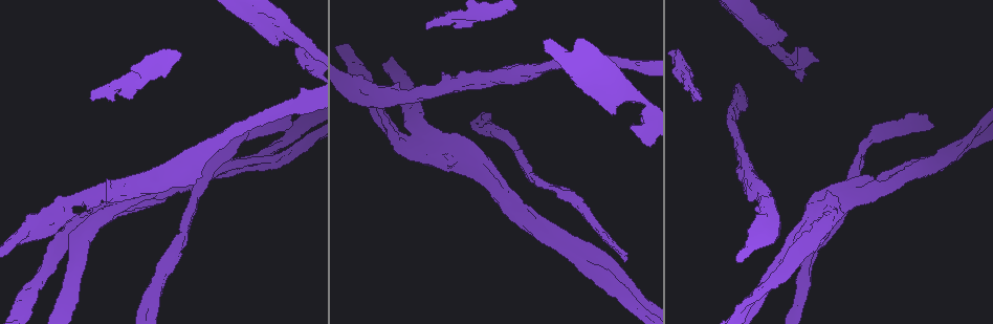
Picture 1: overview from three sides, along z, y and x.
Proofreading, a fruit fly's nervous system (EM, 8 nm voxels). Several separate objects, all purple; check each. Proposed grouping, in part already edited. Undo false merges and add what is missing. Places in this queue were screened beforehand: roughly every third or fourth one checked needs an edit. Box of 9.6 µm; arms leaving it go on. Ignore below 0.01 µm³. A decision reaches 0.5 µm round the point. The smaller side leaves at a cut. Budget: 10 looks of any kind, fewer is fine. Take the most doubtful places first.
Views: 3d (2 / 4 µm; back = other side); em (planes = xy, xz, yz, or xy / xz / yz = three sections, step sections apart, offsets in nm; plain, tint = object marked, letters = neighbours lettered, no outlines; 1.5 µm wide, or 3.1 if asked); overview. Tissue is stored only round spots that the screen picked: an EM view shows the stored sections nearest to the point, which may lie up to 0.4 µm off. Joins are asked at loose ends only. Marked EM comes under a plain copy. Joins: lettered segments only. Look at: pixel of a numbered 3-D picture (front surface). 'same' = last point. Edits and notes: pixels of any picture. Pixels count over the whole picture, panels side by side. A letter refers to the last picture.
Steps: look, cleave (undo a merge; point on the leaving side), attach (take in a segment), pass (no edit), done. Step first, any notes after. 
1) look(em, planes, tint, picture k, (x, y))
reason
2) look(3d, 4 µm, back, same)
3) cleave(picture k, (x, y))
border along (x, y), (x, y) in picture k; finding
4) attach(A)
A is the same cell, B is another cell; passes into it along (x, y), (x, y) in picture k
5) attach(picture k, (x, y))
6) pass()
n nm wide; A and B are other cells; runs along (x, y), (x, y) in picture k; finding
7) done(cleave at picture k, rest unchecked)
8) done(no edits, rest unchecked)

look(em, planes, letters, picture 1, (90, 97))
branch stops here

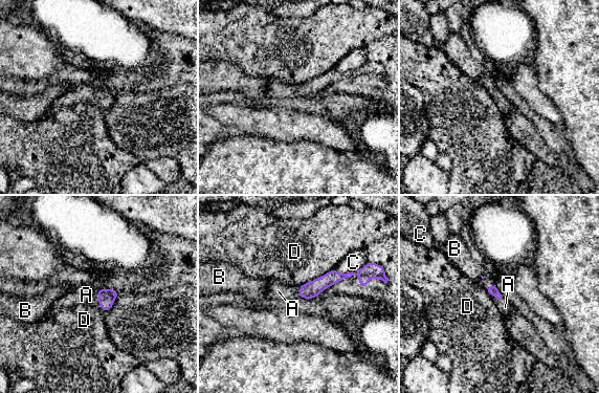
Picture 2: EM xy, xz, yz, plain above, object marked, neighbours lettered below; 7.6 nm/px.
attach(A)
A is the same cell, B, C and D are other cells; passes into it along (492, 290), (496, 299), (505, 307) in picture 2; it goes on there

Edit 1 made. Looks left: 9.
look(overview)
see it whole again

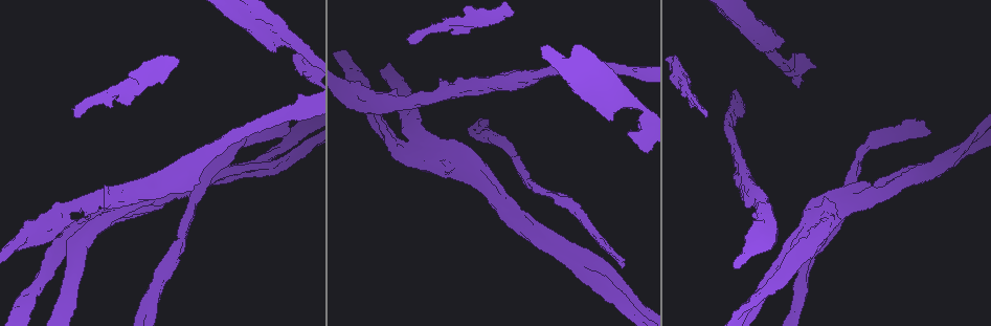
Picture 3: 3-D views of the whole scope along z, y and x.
look(em, planes, letters, picture 3, (199, 183))
free end

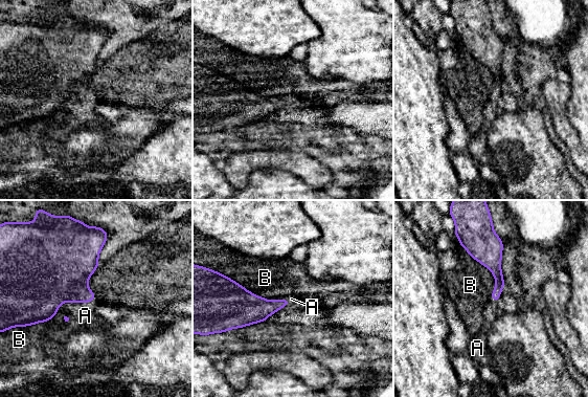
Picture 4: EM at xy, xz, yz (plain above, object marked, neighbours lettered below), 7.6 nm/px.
attach(A)
A is the same cell, B is another cell; the neuron continues

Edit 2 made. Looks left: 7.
look(overview)
redraw

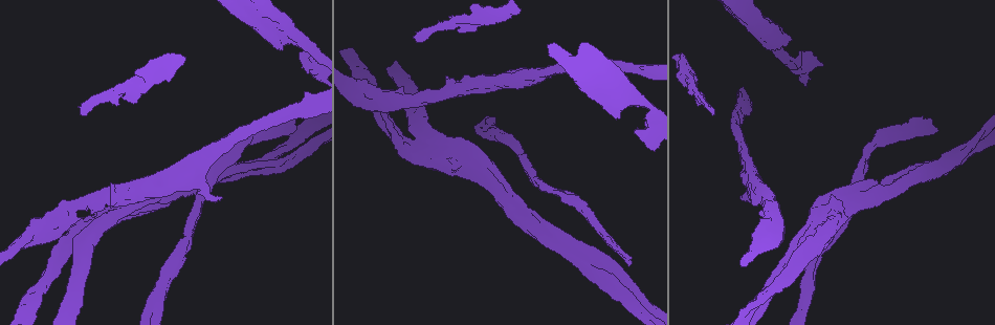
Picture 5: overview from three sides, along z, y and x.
look(em, planes, letters, picture 5, (804, 54))
free end

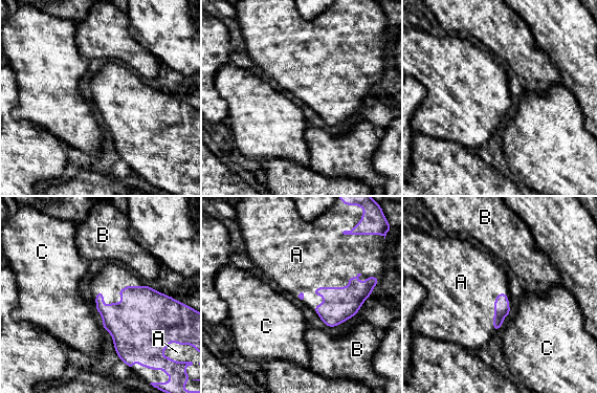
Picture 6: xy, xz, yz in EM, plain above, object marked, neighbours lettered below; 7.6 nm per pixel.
attach(A)
A is the same cell, B and C are other cells; the neuron continues

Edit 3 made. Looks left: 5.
look(overview)
redraw

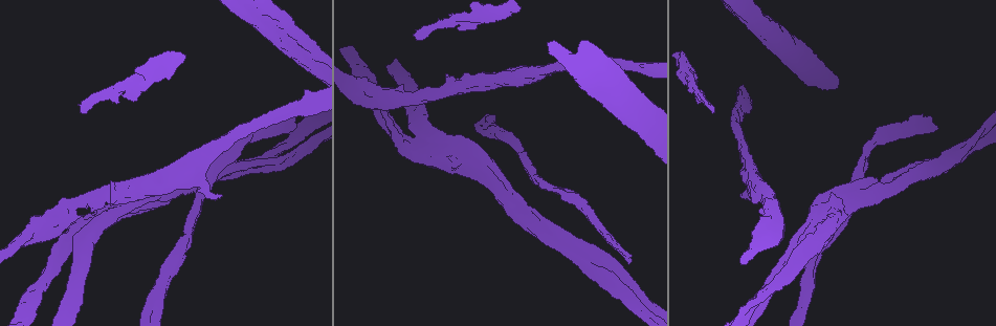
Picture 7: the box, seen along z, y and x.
look(em, yz, step 4, tint, picture 7, (758, 296))
branch point

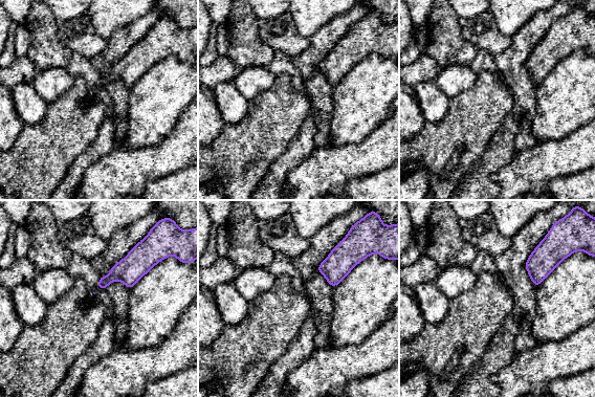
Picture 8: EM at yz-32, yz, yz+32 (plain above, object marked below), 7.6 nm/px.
look(em, planes, letters, same)

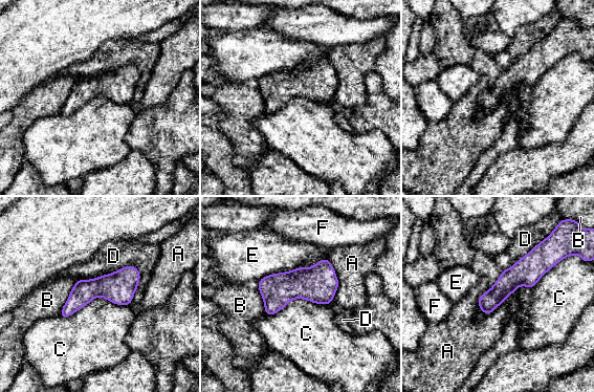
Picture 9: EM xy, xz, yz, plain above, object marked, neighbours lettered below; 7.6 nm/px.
pass()
80 nm wide; A, B, C, D, E and F are other cells; runs along (135, 271), (64, 313) in picture 9; all the same neuron

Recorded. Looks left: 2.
done(attach at picture 2, attach at picture 4, attach at picture 6, rest unchecked)

